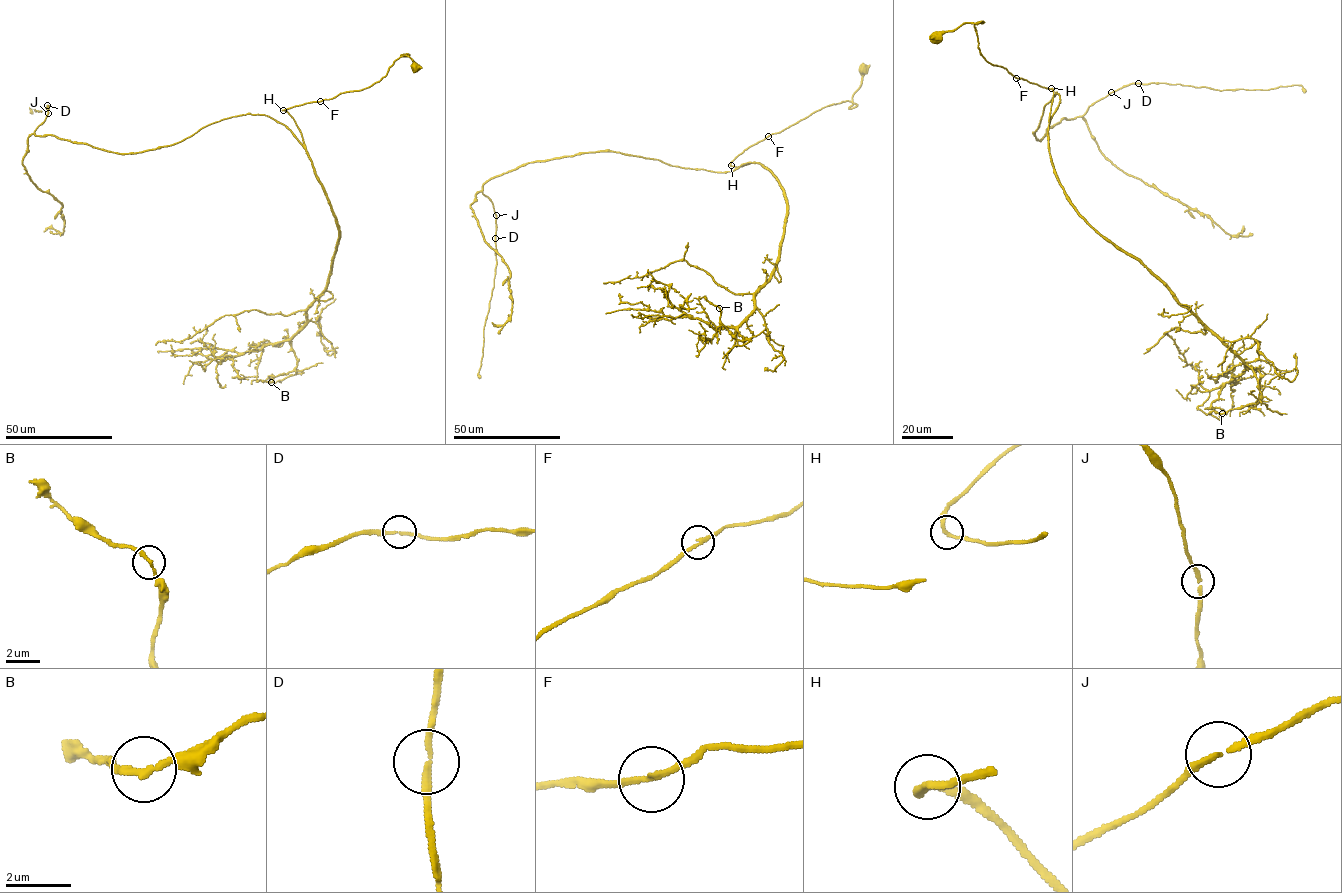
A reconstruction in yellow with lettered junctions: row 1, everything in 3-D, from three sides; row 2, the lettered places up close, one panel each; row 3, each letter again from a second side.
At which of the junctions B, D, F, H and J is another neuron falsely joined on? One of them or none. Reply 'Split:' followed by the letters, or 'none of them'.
Split: none of them

